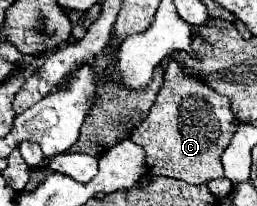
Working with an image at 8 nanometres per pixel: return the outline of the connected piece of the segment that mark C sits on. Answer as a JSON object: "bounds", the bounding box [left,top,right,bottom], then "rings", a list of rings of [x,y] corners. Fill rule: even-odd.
{"bounds":[130,59,236,185],"rings":[[[170,59],[164,73],[164,85],[160,87],[148,117],[130,133],[130,139],[144,149],[146,167],[154,175],[200,185],[222,177],[220,155],[228,147],[236,123],[228,97],[218,95],[200,79],[186,77],[178,63]]]}

